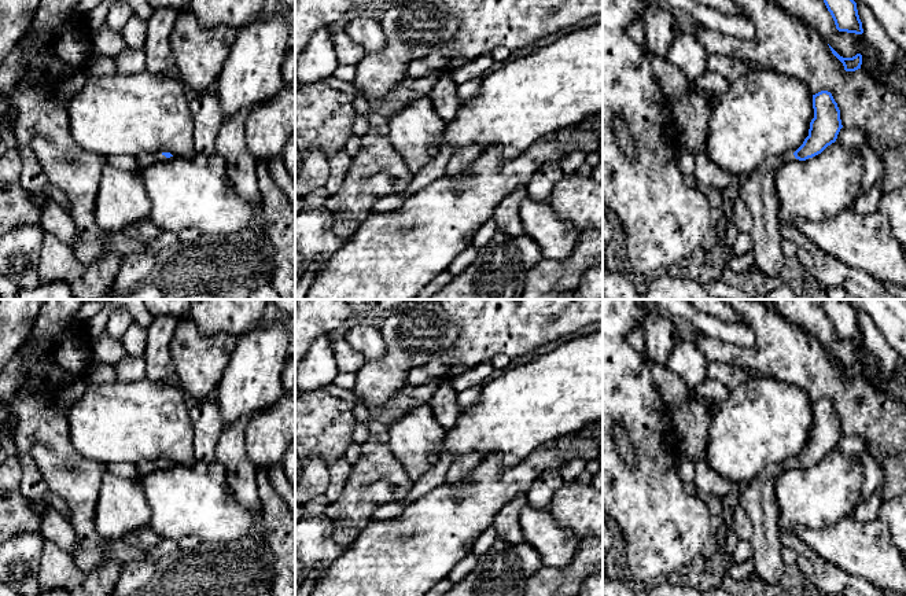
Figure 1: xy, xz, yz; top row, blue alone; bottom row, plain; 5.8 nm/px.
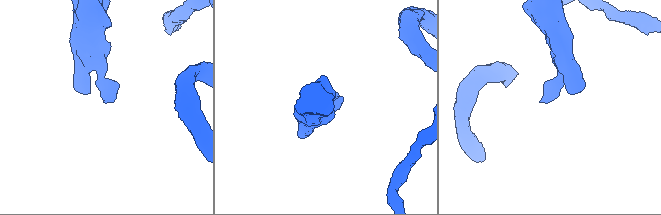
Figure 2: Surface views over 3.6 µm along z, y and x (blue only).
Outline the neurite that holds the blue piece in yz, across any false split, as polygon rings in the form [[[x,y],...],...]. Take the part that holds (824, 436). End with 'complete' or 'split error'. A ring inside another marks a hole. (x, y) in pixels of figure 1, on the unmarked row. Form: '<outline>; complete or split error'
[[[828,398],[813,402],[814,426],[810,430],[809,444],[793,461],[777,461],[765,467],[744,489],[739,482],[725,479],[712,471],[704,461],[696,461],[693,483],[699,494],[725,497],[736,494],[740,507],[752,522],[752,560],[755,578],[769,586],[776,586],[785,574],[782,560],[782,541],[778,530],[778,508],[776,483],[778,477],[796,466],[806,468],[821,461],[836,449],[840,437],[840,417]]]; split error

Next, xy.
[[[162,460],[162,461],[141,461],[137,464],[139,477],[146,478],[150,474],[152,474],[155,470],[163,468],[166,466],[173,464],[170,460]]]; split error

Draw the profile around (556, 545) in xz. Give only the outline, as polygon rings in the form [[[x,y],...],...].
[[[524,505],[520,509],[523,541],[531,545],[544,566],[564,567],[574,556],[581,538],[563,527],[548,508]]]

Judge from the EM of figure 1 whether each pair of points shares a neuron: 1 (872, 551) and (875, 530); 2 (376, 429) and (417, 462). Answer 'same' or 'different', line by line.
1: same
2: different

